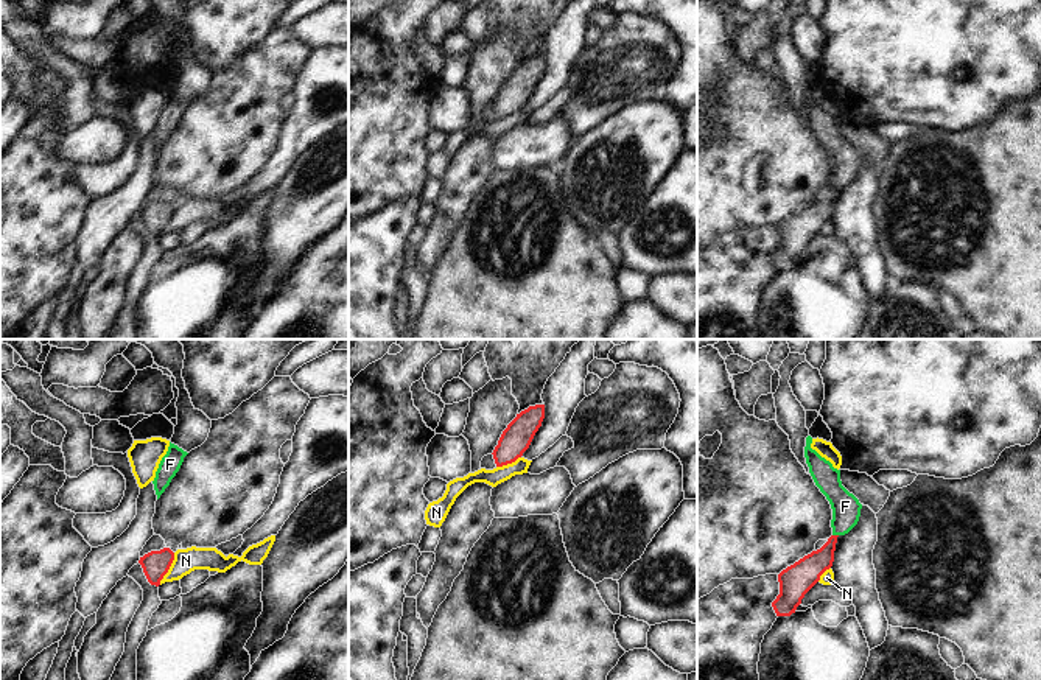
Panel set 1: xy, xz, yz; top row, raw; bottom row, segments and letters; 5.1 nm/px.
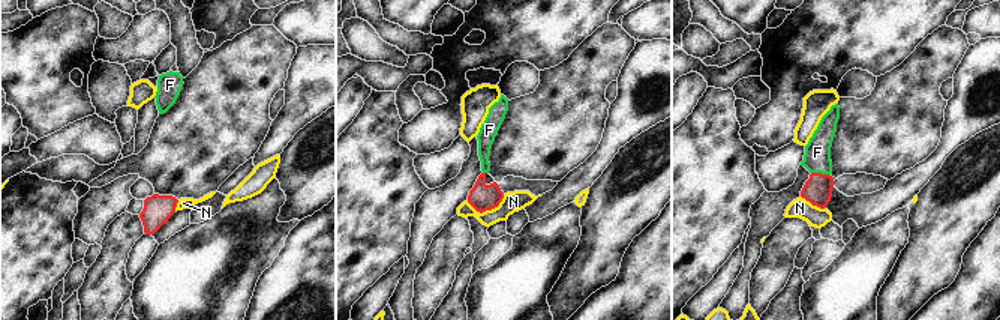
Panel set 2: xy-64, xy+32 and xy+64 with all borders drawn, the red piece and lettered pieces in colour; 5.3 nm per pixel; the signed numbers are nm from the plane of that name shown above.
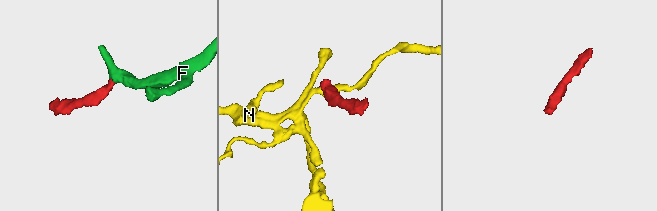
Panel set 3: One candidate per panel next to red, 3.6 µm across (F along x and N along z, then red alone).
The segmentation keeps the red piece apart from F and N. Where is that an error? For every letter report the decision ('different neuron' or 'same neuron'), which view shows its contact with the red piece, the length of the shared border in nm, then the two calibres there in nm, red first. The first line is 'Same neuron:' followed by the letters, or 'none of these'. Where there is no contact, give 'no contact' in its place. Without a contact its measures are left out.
Same neuron: F
F: same neuron; contact in yz; length 30 nm; calibres 150 and 150 nm
N: different neuron; contact in xy; length 190 nm; calibres 140 and 130 nm

